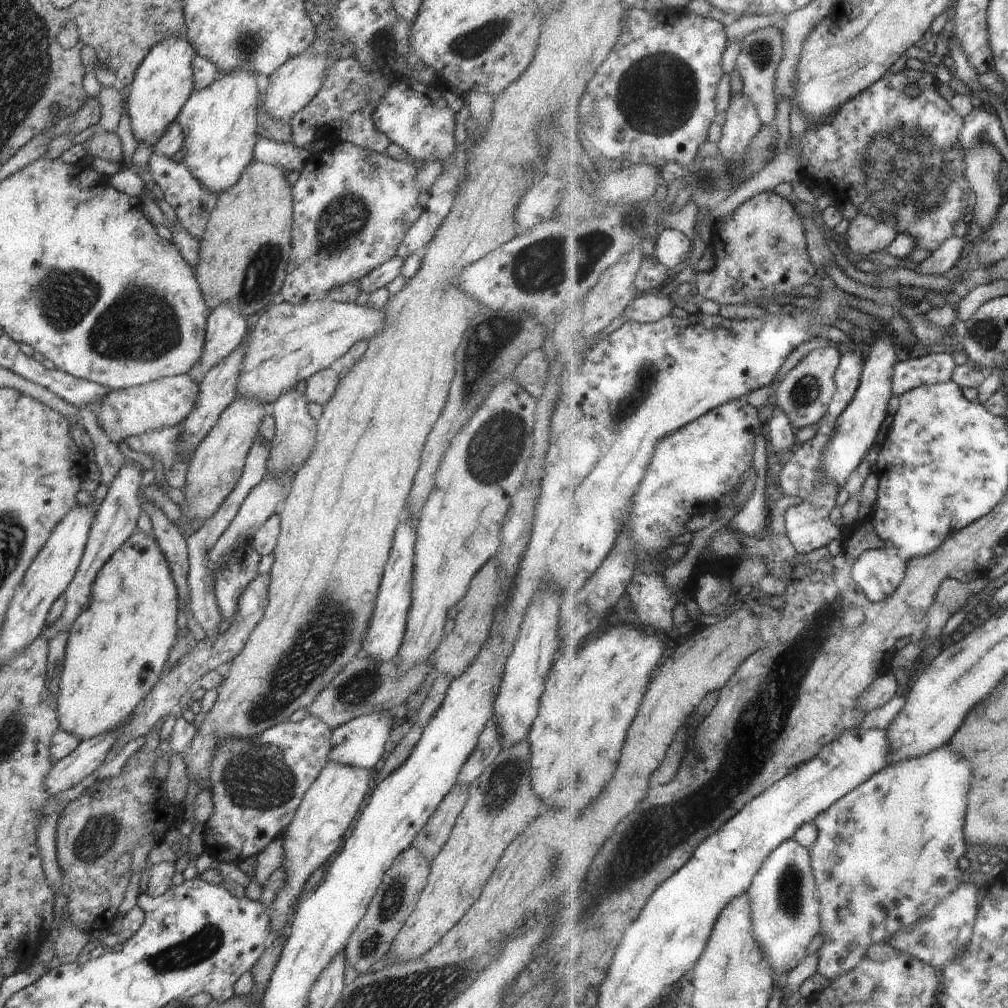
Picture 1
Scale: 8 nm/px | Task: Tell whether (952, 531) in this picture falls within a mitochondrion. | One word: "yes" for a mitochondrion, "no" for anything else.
no

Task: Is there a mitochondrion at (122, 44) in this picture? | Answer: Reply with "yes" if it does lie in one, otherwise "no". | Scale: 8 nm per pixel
no

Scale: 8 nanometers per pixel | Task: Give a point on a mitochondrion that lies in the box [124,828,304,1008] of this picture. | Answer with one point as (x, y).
(187, 955)

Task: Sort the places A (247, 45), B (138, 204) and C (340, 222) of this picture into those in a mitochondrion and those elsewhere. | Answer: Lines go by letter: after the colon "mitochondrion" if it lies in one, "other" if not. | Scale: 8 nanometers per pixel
A: mitochondrion
B: other
C: mitochondrion

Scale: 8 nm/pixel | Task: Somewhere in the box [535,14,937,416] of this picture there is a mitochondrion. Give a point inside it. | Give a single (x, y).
(660, 93)

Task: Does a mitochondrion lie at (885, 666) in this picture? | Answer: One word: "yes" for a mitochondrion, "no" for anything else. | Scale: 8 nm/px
no

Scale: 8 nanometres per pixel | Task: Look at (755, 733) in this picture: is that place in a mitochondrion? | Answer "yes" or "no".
yes

